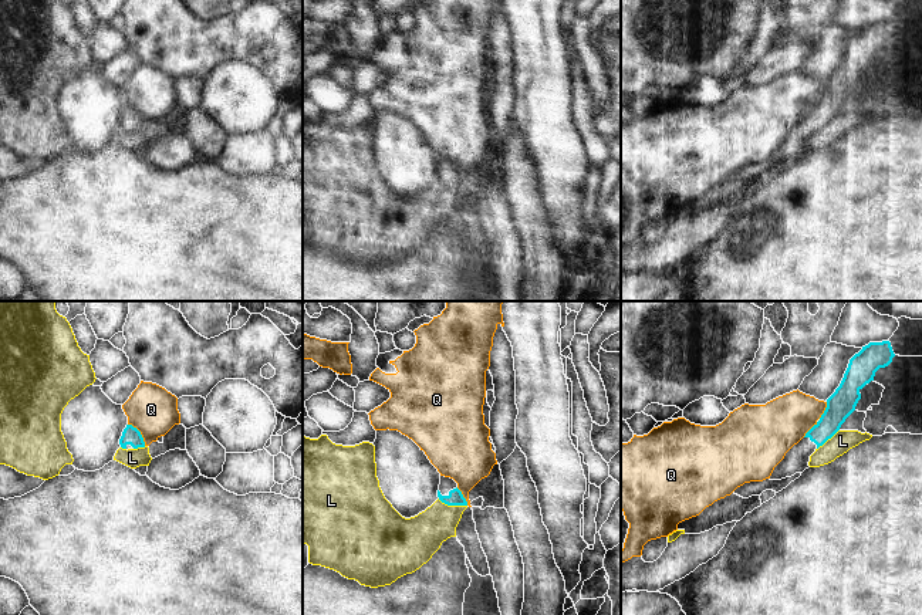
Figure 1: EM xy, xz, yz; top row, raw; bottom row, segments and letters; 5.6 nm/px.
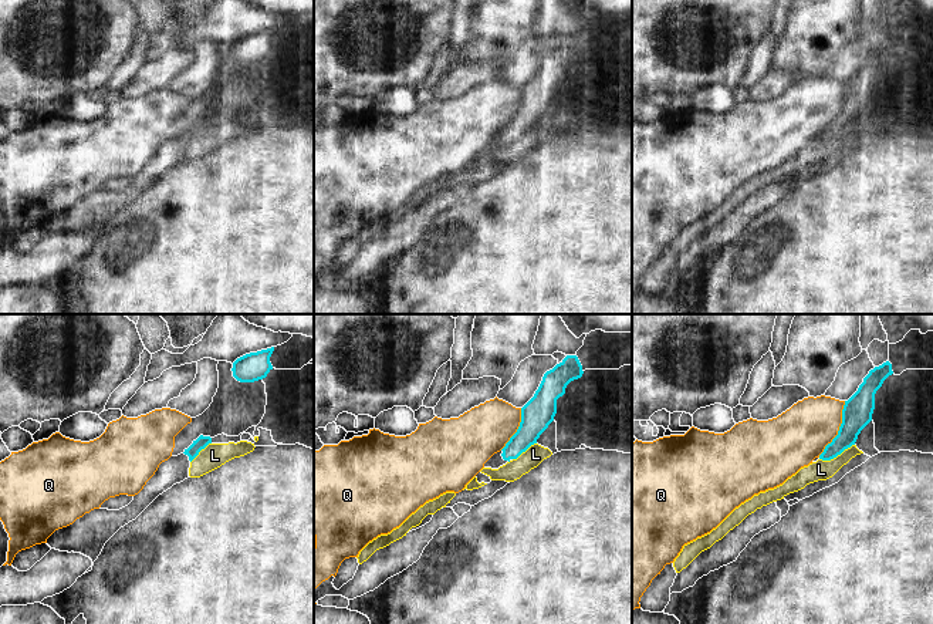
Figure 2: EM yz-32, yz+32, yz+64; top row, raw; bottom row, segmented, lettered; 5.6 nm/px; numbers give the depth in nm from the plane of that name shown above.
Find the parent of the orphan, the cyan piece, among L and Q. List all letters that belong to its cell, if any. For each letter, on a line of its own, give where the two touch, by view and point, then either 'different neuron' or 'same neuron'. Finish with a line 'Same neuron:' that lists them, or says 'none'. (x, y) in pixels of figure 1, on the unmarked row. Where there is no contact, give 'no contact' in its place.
L: xz (452, 186) | different neuron
Q: xy (139, 115) | different neuron
Same neuron: none

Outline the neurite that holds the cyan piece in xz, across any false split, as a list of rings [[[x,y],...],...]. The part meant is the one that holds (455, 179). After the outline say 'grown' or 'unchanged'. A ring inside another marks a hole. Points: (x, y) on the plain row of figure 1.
[[[440,158],[438,179],[448,187],[467,187],[466,180],[457,170],[457,165],[450,159]]]; grown

